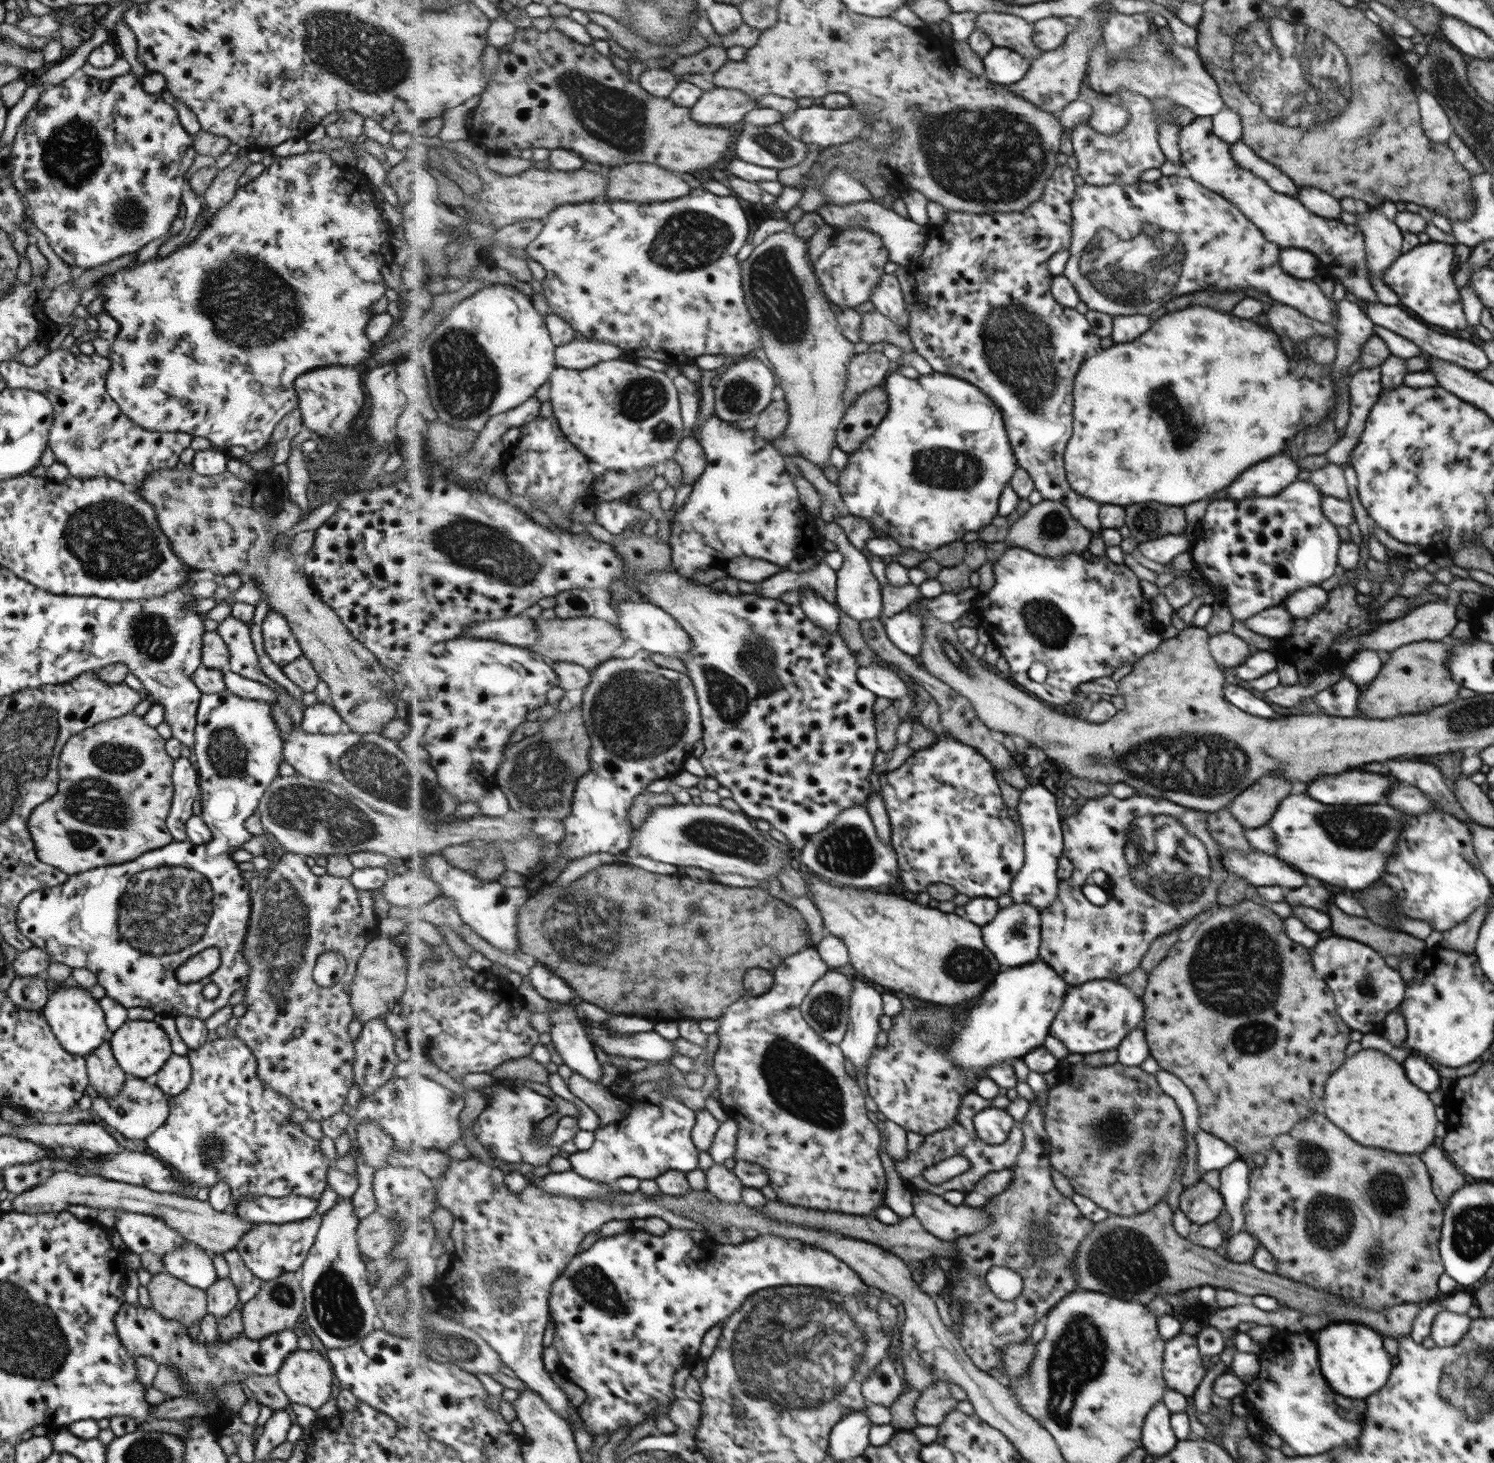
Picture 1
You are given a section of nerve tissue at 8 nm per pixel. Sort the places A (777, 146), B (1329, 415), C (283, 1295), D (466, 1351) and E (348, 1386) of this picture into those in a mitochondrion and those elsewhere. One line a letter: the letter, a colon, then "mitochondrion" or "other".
A: mitochondrion
B: other
C: mitochondrion
D: mitochondrion
E: other

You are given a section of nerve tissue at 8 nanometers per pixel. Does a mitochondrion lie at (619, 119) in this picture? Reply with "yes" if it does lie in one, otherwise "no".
yes

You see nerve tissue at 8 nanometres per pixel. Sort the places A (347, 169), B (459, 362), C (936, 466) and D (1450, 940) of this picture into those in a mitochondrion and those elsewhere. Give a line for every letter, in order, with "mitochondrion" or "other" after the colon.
A: other
B: mitochondrion
C: mitochondrion
D: other

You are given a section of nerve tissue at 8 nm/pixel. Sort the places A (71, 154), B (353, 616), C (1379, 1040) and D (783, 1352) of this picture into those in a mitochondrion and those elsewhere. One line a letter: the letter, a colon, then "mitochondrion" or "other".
A: mitochondrion
B: other
C: other
D: mitochondrion

